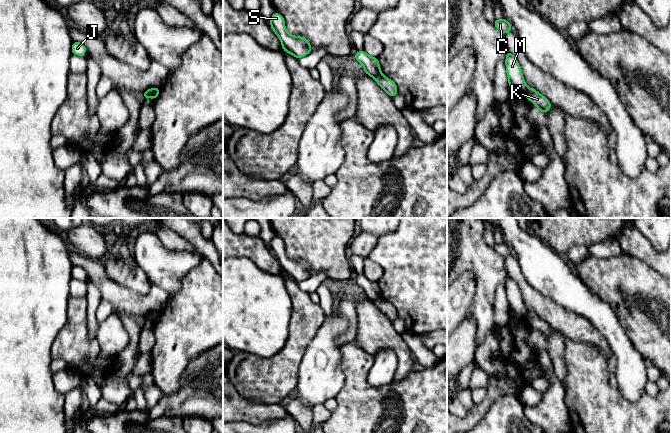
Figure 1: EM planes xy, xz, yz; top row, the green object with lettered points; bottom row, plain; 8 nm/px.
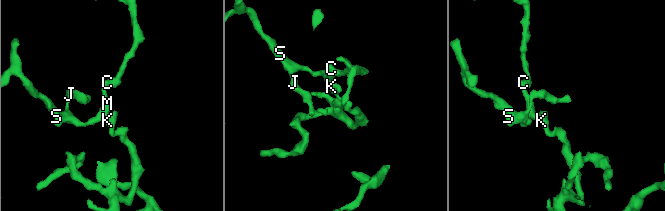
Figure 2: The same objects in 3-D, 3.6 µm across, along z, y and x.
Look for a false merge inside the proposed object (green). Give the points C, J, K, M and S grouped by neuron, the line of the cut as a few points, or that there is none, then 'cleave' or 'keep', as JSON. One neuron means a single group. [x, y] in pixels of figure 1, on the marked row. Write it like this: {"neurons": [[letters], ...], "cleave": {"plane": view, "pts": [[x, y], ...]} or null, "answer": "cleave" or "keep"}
{"neurons": [["C", "J", "M", "S"], ["K"]], "cleave": {"plane": "xy", "pts": [[153, 88], [151, 97]]}, "answer": "cleave"}

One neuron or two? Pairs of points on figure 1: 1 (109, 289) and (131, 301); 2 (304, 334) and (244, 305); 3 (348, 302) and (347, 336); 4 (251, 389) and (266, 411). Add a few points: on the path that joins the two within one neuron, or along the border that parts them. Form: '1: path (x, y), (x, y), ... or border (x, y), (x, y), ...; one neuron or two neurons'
1: path (114, 293), (126, 301); one neuron
2: border (292, 303), (288, 337), (281, 349); two neurons
3: path (348, 310), (351, 316), (351, 328); one neuron
4: border (237, 392), (248, 400), (278, 403); two neurons

